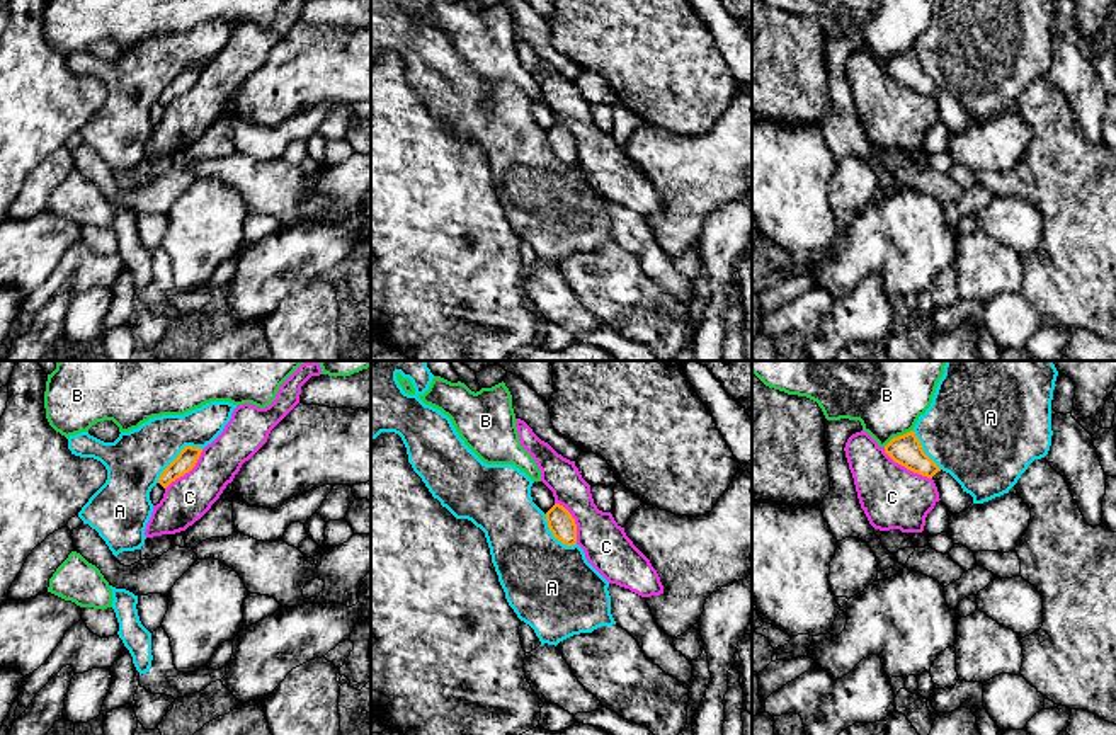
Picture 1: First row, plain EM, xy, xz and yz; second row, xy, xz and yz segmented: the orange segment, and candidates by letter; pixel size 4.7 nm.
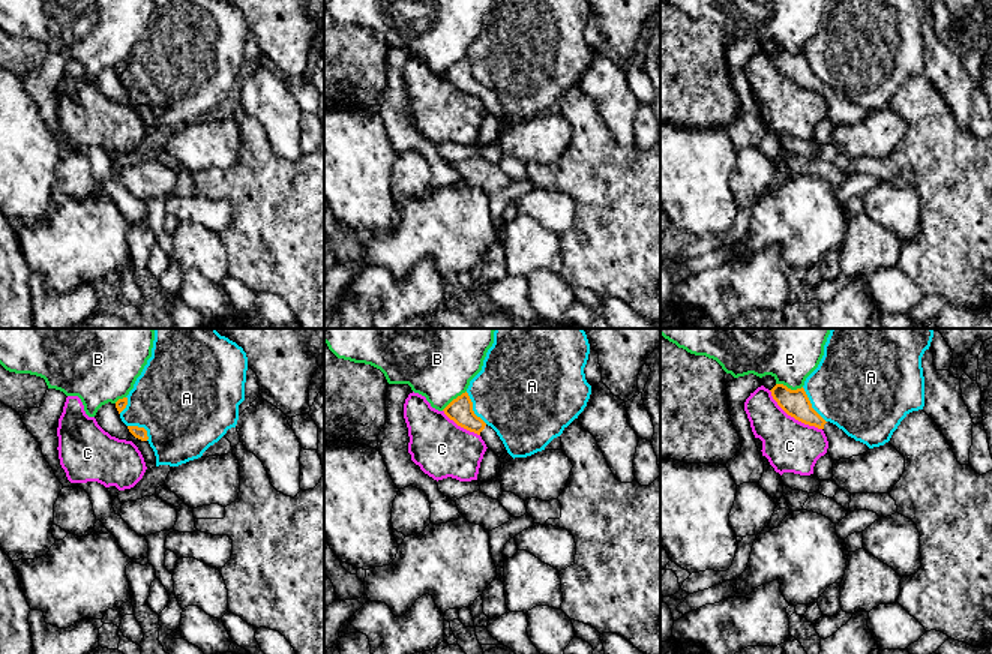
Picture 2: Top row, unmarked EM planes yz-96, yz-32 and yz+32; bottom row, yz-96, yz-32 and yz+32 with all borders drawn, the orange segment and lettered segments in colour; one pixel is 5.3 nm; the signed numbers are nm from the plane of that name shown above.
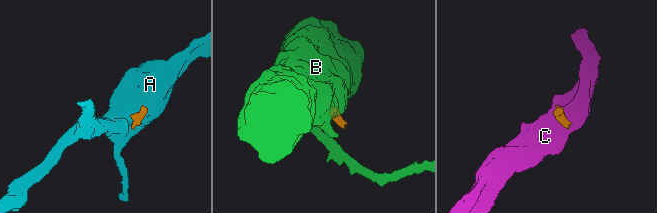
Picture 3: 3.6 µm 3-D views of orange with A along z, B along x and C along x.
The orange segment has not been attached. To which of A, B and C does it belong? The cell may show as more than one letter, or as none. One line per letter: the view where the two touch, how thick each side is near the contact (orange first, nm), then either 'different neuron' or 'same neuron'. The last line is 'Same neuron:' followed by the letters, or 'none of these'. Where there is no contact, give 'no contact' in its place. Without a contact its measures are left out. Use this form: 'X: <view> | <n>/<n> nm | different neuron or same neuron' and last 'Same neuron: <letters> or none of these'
A: xy | 90/280 nm | different neuron
B: yz | 150/280 nm | different neuron
C: yz | 150/300 nm | different neuron
Same neuron: none of these

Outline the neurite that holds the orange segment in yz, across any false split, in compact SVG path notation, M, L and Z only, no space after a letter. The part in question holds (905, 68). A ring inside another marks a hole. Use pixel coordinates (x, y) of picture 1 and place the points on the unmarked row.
M915 51L893 56L885 71L898 83L922 95L932 97L941 121L951 133L959 133L973 122L973 116L946 90L942 90L922 68Z

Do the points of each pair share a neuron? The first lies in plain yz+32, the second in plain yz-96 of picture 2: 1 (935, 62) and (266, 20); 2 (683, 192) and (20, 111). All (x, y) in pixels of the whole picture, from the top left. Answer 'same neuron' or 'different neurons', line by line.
1: different neurons
2: same neuron

